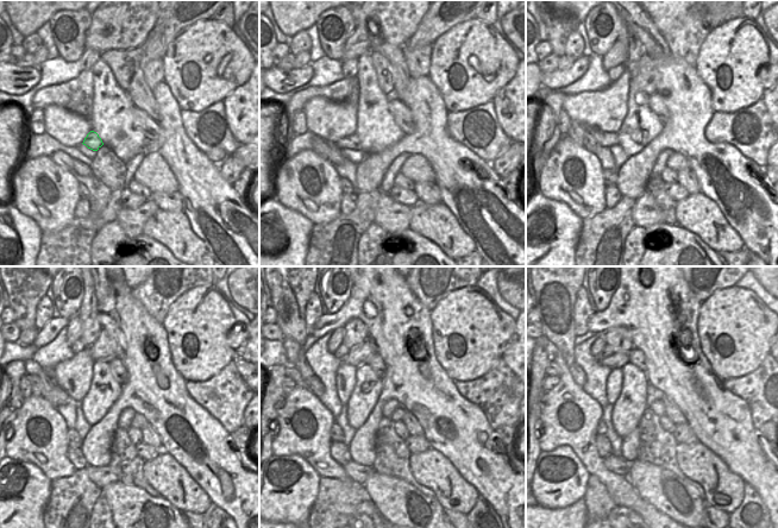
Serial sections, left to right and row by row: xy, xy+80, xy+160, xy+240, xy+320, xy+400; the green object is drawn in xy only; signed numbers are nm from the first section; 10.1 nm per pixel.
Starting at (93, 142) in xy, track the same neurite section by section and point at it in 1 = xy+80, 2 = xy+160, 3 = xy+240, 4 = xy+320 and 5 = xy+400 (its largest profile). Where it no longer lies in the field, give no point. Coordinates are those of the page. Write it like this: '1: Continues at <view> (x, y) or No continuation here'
1: Continues at xy+80 (352, 142)
2: Continues at xy+160 (606, 139)
3: Continues at xy+240 (62, 396)
4: Continues at xy+320 (313, 384)
5: Continues at xy+400 (577, 374)

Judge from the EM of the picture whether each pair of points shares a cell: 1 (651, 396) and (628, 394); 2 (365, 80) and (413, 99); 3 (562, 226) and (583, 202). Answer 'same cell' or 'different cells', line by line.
1: different cells
2: different cells
3: different cells

